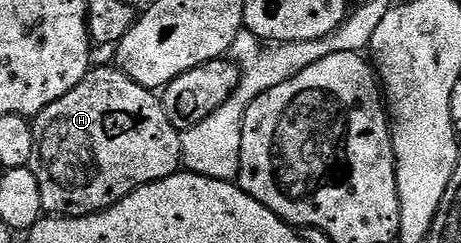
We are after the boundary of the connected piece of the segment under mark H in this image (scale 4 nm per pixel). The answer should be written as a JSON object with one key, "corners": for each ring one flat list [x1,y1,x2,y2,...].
{"corners":[[114,66,91,67,77,86,39,112,32,123,34,145,30,169,36,174,36,182,40,182,43,213,52,216,90,216,93,212,105,212,137,188,175,175,182,164,182,138,172,122,168,122,161,99]]}

